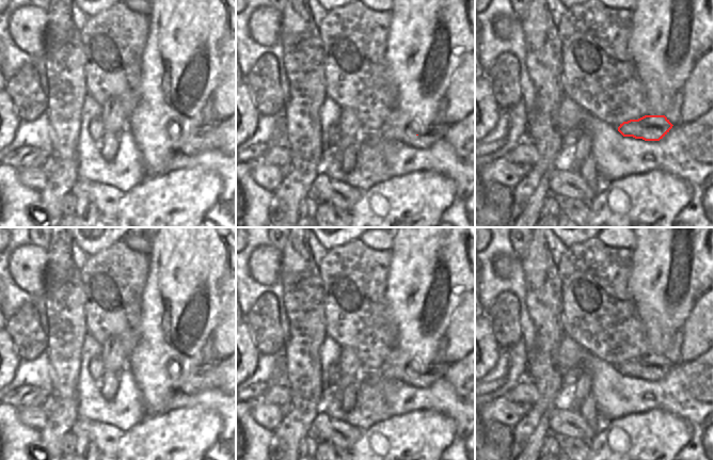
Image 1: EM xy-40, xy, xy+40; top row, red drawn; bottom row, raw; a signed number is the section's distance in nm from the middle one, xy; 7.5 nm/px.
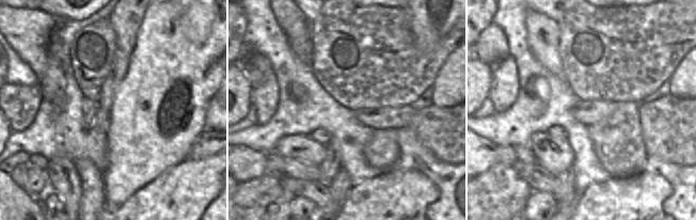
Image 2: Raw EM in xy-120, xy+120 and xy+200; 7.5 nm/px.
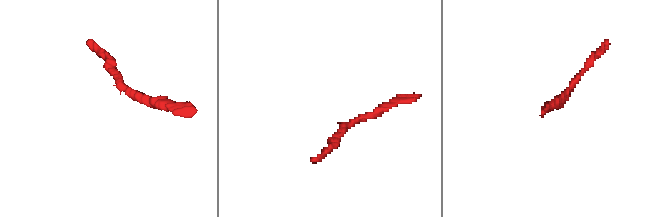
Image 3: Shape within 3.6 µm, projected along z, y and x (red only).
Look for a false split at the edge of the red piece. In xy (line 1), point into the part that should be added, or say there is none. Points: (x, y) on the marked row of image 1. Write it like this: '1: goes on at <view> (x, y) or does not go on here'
1: does not go on here

